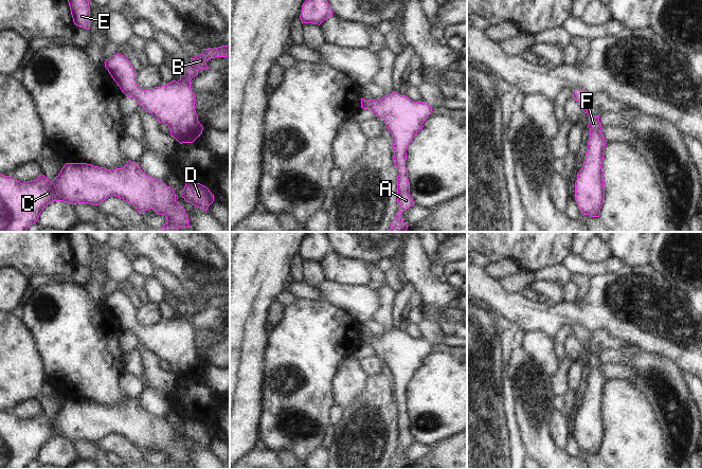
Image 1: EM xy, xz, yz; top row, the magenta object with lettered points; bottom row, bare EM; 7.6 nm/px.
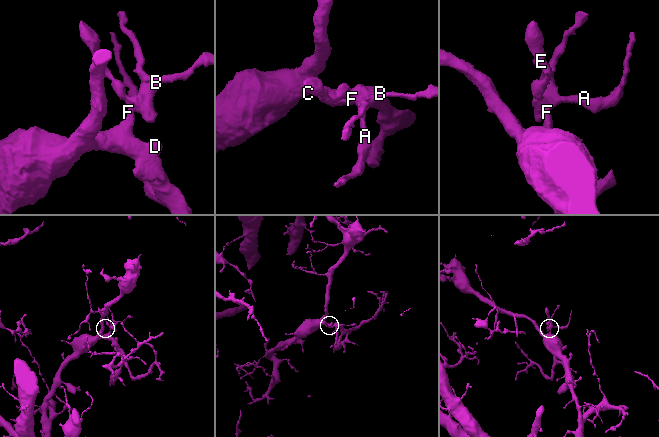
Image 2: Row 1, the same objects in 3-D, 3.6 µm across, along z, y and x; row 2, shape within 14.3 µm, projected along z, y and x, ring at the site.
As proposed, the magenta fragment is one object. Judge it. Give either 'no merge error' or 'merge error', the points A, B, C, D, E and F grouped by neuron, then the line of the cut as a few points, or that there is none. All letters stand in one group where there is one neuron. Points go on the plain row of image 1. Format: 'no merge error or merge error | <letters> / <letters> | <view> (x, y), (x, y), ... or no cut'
no merge error | A B C D E F | no cut

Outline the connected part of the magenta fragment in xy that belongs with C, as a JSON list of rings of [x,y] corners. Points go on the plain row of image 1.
[[[127,398],[123,405],[112,408],[87,400],[66,400],[53,418],[42,411],[35,417],[21,420],[0,411],[0,469],[25,469],[36,459],[40,450],[53,438],[70,441],[89,440],[98,443],[105,436],[115,433],[133,443],[140,450],[152,446],[166,454],[159,469],[176,469],[180,465],[191,465],[183,444],[176,438],[176,431],[162,416],[147,413],[139,400]]]

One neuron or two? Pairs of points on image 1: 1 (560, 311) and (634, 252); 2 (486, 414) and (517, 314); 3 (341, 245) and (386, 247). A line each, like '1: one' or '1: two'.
1: two
2: two
3: one

